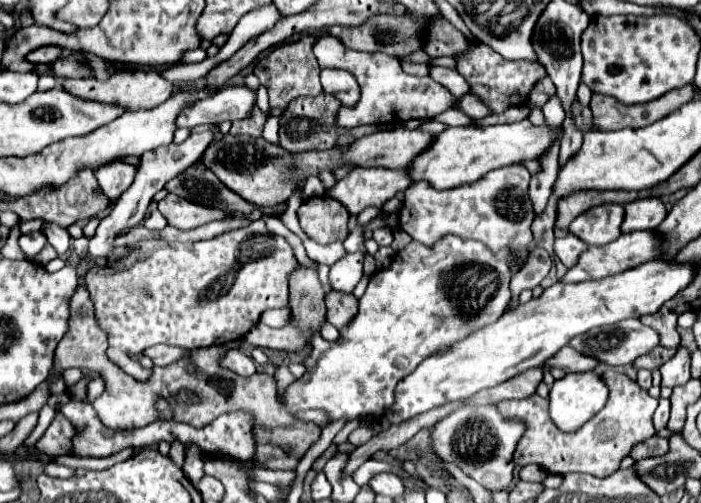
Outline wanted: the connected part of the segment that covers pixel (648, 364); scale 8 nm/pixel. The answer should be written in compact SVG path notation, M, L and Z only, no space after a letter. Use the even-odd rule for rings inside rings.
M658 345L658 347L654 347L654 351L642 355L634 365L636 365L638 369L658 369L658 367L664 365L672 355L674 355L674 349L666 349L666 347L662 347L662 345Z

